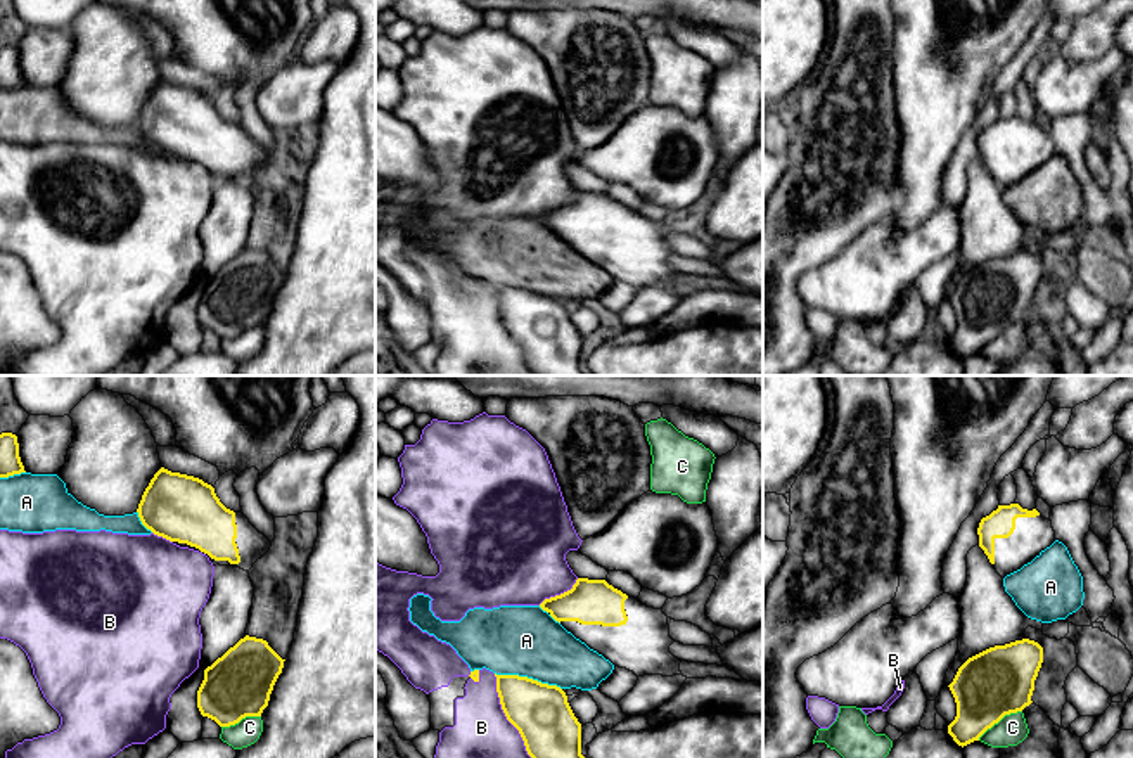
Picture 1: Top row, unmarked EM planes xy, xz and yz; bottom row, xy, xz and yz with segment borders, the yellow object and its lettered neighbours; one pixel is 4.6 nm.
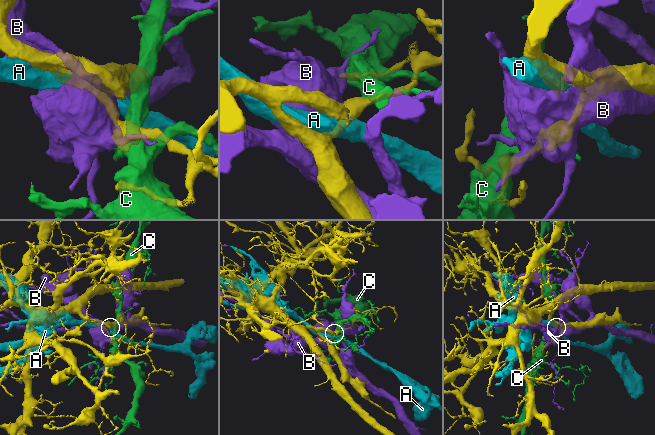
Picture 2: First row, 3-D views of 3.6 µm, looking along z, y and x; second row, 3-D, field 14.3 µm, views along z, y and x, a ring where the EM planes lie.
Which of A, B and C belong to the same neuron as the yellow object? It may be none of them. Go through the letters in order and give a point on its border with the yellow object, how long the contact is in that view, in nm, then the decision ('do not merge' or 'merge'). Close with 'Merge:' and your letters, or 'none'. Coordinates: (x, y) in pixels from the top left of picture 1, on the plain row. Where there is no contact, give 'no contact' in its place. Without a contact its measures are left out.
A: xz (526, 289) | 320 nm | do not merge
B: xz (507, 331) | 460 nm | do not merge
C: yz (998, 333) | 240 nm | do not merge
Merge: none

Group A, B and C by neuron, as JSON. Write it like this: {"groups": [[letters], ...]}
{"groups": [["A"], ["B"], ["C"]]}

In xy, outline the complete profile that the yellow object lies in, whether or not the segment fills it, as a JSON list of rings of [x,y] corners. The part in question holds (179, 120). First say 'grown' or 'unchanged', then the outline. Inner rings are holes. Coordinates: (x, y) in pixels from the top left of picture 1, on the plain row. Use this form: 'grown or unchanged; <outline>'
grown; [[[164,80],[150,92],[137,125],[154,147],[206,166],[213,178],[249,183],[272,159],[242,125],[220,114],[211,97]]]

